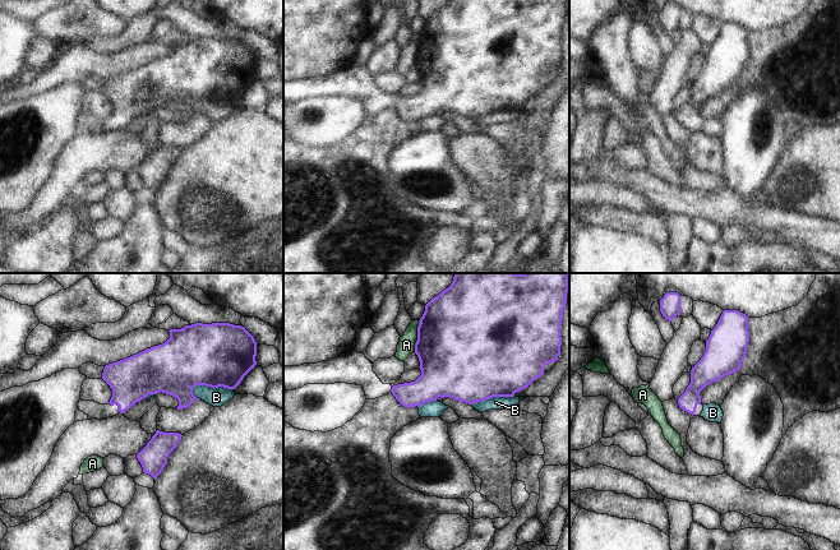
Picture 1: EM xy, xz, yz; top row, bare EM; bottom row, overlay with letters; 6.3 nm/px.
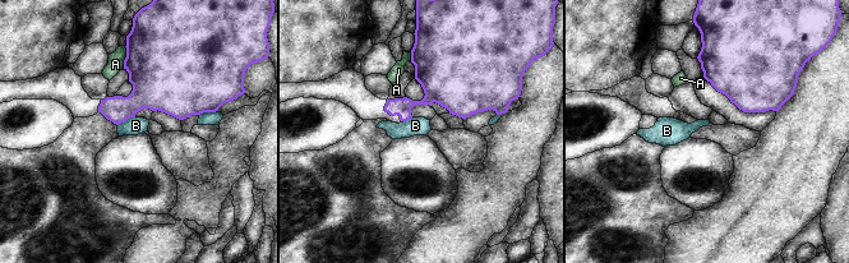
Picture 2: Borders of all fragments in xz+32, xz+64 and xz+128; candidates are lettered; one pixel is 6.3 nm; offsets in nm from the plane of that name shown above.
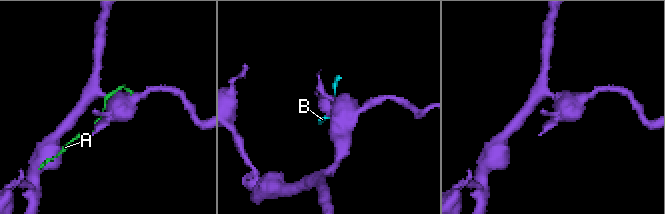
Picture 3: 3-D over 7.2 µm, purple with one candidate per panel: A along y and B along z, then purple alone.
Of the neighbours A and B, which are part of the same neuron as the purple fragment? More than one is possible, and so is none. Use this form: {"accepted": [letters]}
{"accepted": []}

